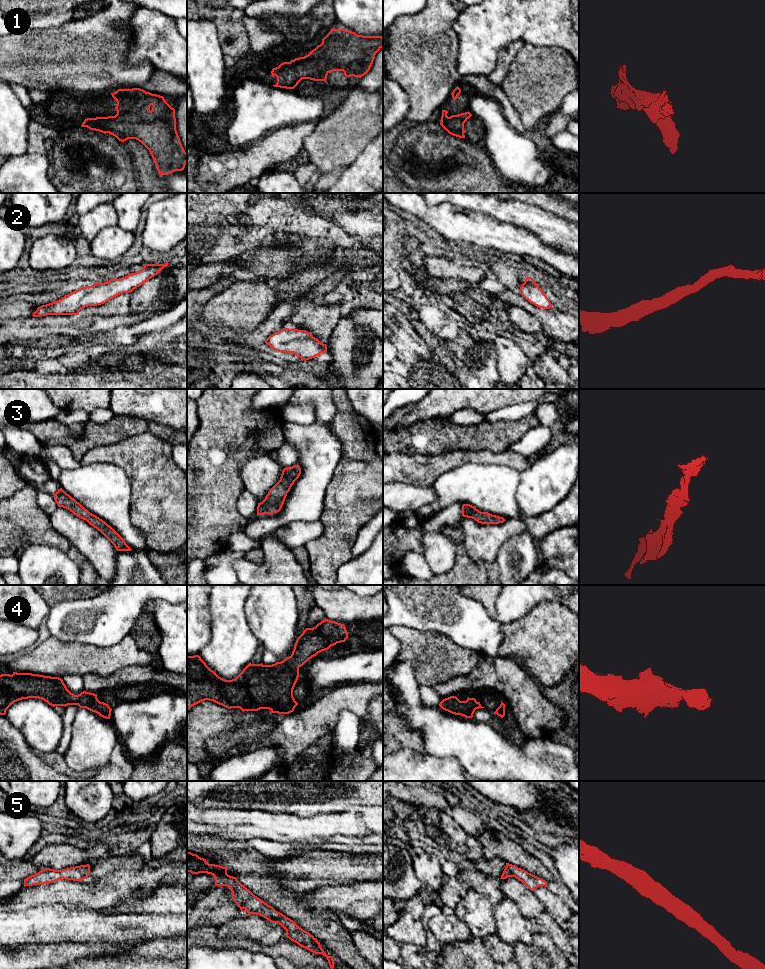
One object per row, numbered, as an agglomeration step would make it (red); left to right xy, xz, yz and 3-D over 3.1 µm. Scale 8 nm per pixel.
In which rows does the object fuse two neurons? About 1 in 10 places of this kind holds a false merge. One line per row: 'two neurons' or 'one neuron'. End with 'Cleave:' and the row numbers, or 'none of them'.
1: one neuron
2: one neuron
3: one neuron
4: one neuron
5: one neuron
Cleave: none of them

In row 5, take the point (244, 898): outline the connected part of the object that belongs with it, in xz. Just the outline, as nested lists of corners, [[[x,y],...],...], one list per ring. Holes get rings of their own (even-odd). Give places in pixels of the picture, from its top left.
[[[187,851],[187,872],[213,875],[215,886],[228,886],[231,889],[233,901],[238,905],[240,910],[245,909],[247,911],[248,914],[246,916],[256,914],[264,917],[271,923],[278,923],[286,930],[287,938],[315,954],[322,954],[328,960],[330,968],[334,968],[333,956],[328,956],[324,952],[320,942],[313,935],[300,928],[293,920],[276,911],[272,906],[255,896],[236,877],[228,875],[227,867],[209,864],[206,862],[206,859]]]

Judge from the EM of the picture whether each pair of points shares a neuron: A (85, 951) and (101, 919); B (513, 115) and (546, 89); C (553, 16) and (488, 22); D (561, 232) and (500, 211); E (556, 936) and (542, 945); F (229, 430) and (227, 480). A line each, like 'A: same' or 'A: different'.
A: different
B: different
C: same
D: same
E: different
F: same

